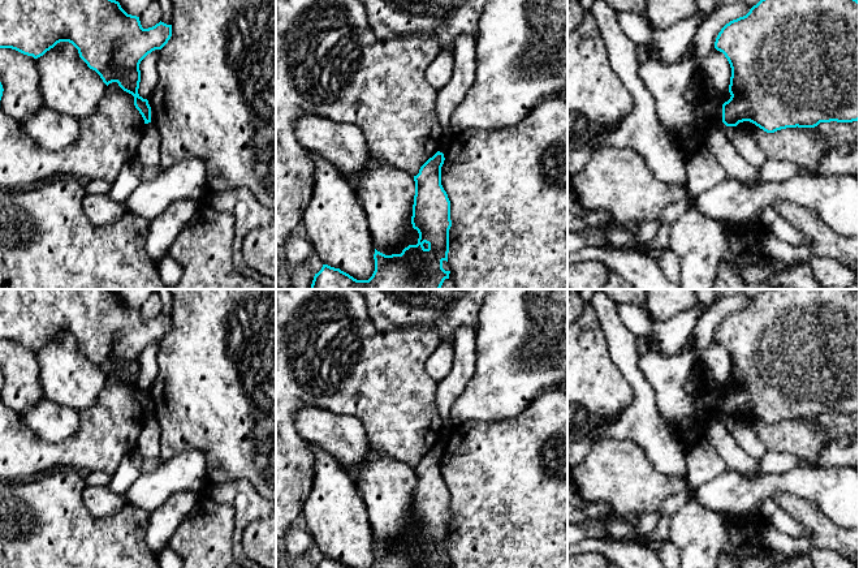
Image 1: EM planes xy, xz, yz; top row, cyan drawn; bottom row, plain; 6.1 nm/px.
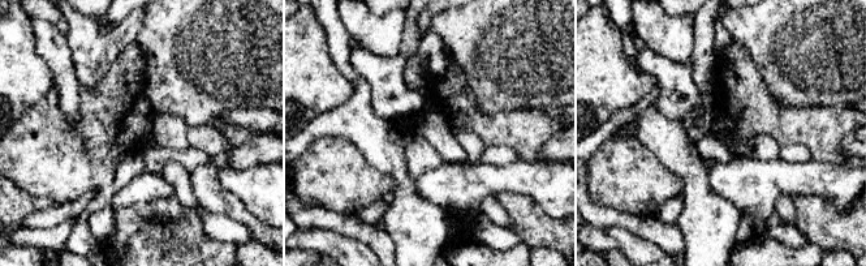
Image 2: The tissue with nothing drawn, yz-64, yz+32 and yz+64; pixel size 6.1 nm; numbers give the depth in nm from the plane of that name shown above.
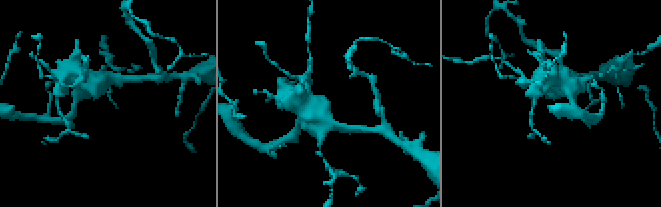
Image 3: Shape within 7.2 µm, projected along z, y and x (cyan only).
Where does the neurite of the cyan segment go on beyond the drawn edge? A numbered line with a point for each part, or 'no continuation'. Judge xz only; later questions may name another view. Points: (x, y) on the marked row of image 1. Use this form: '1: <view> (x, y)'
no continuation

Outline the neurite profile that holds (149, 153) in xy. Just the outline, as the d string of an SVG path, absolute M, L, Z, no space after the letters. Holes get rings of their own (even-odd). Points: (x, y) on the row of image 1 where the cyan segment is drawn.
M152 121L146 124L135 156L143 167L157 167L161 164L160 141L155 124Z

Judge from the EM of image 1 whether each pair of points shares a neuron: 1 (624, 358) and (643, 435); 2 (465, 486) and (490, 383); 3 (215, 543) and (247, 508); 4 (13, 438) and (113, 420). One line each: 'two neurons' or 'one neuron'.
1: one neuron
2: two neurons
3: two neurons
4: one neuron

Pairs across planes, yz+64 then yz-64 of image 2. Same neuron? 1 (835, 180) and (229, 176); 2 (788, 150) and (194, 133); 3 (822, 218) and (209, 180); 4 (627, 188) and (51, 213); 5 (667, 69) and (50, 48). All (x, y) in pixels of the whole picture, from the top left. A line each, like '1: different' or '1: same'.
1: same
2: different
3: same
4: different
5: different

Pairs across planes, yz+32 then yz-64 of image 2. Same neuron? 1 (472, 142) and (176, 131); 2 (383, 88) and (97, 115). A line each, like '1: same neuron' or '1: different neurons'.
1: same neuron
2: different neurons

